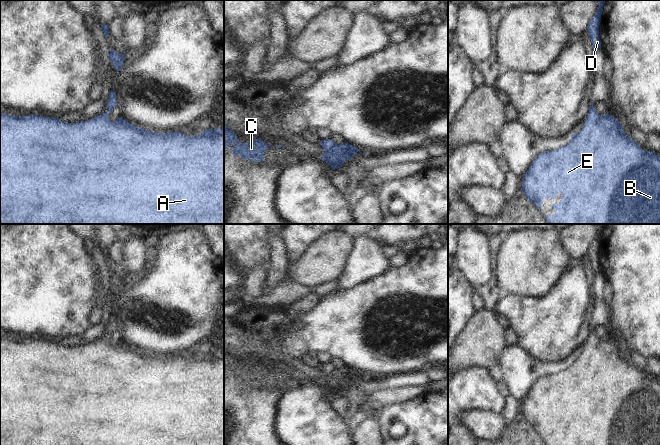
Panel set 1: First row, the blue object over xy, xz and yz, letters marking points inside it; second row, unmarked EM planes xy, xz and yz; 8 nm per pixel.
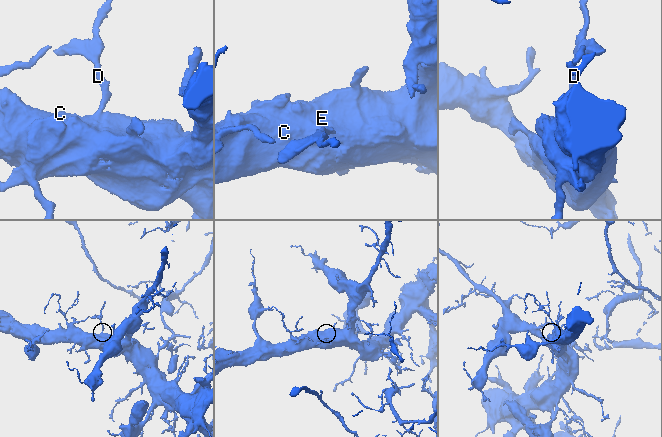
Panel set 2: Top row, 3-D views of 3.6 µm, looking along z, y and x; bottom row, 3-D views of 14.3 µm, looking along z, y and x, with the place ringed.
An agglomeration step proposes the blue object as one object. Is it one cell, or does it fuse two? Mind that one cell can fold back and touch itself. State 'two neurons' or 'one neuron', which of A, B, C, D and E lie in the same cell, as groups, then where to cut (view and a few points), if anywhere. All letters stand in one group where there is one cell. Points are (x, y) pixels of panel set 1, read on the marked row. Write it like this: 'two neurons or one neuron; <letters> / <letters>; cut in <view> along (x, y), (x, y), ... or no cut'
one neuron; A B C D E; no cut

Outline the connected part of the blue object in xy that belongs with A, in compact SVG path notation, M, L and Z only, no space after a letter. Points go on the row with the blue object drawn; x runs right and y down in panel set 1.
M111 90L107 102L107 112L78 123L67 123L59 118L42 117L35 114L16 117L5 115L0 111L0 224L224 224L224 129L205 129L201 134L191 136L180 132L150 132L129 123L122 117L112 122L109 114L116 106L116 92Z

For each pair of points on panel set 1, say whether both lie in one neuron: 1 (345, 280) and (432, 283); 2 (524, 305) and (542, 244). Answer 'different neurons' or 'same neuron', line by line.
1: different neurons
2: different neurons

